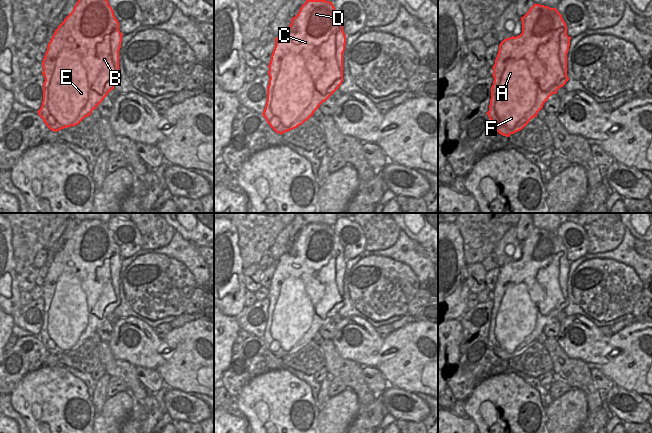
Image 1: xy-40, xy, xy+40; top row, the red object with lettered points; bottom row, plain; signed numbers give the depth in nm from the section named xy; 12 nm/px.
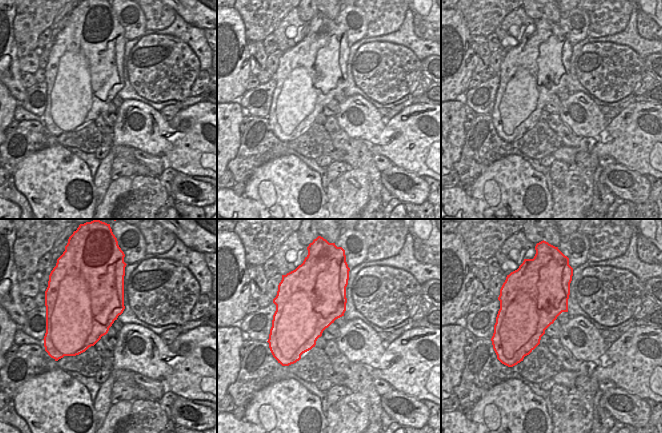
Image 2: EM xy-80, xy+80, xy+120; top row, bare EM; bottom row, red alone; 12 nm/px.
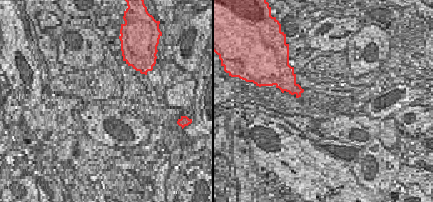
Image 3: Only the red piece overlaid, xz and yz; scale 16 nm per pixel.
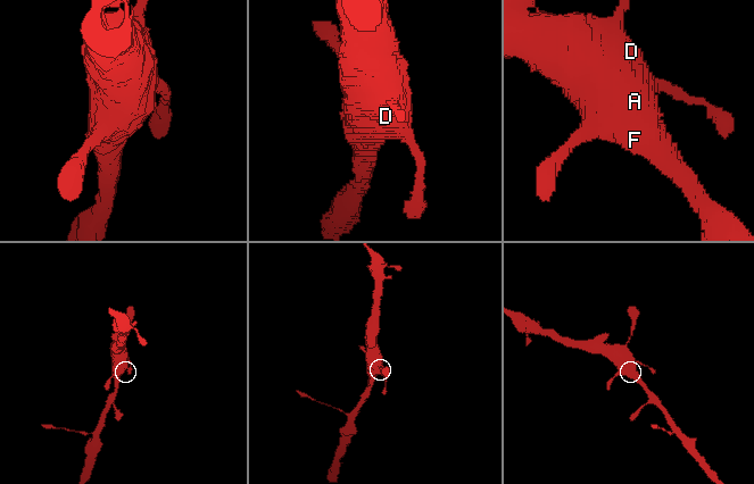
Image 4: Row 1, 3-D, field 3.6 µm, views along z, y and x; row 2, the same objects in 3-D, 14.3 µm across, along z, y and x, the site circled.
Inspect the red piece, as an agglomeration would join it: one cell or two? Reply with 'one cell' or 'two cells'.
one cell

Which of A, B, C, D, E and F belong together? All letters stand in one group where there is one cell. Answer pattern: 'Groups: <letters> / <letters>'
Groups: A B C D E F

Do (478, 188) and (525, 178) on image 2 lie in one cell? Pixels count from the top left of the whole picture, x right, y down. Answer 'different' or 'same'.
same

